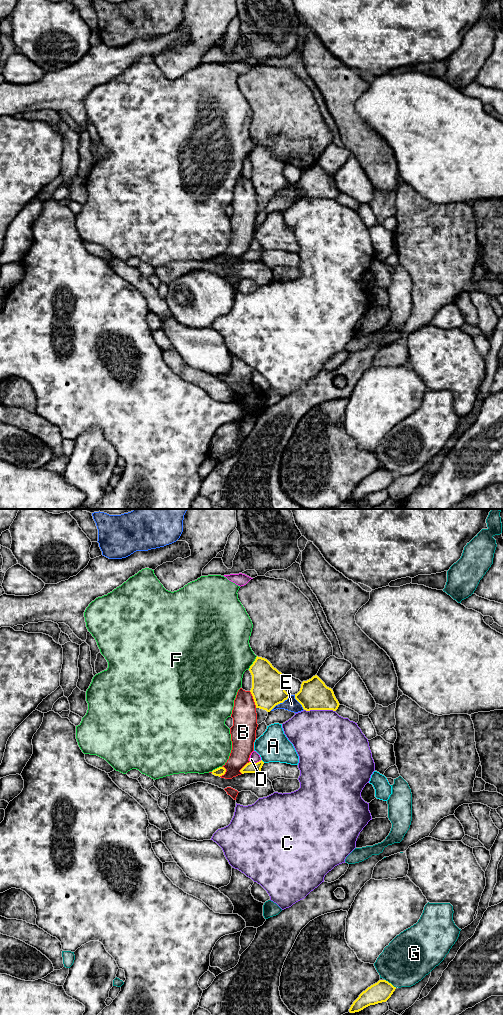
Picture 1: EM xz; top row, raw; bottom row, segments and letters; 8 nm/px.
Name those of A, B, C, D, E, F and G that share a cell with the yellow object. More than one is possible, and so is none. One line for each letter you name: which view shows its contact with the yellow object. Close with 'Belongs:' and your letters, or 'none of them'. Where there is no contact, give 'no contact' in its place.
Belongs: none of them

